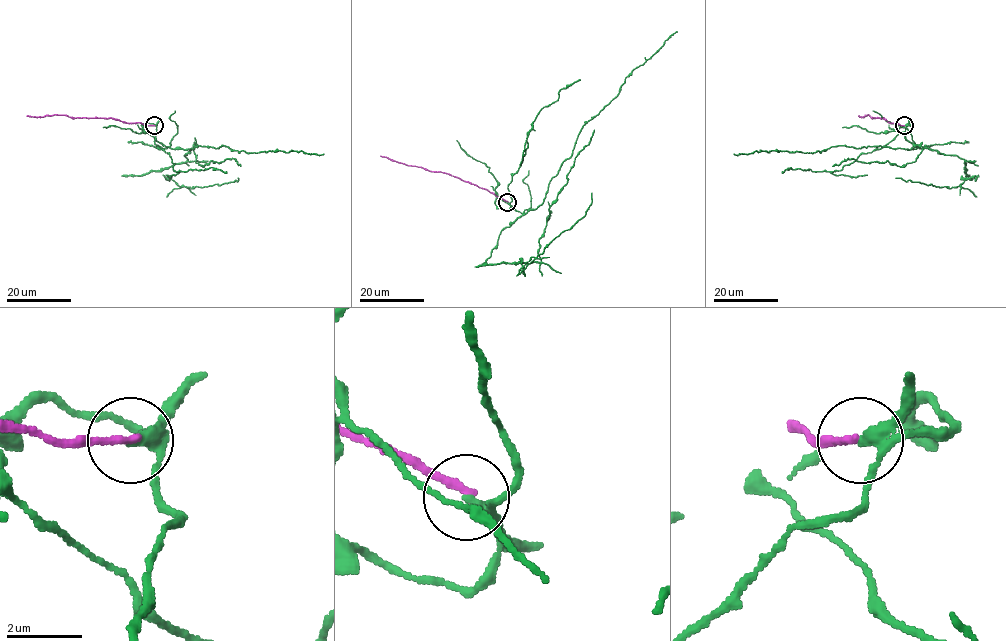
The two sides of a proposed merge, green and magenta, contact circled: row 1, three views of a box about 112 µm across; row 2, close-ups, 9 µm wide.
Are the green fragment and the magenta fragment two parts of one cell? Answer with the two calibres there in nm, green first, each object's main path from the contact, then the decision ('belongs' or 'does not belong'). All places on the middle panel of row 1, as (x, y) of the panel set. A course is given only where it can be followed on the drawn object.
calibres 240 and 200 nm; course green (508, 202), (508, 209), (499, 208), (496, 196), (524, 214), (542, 203), (581, 128), (677, 31); course magenta (508, 201), (447, 173), (407, 166), (380, 155); does not belong

